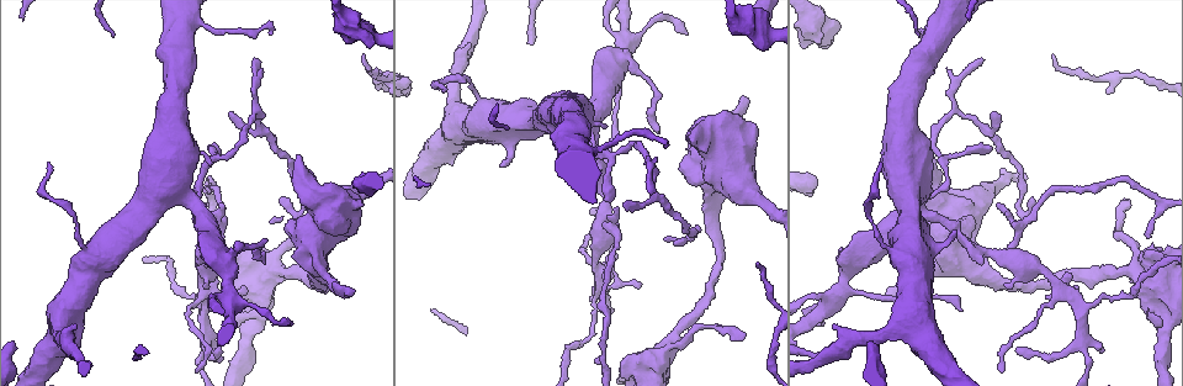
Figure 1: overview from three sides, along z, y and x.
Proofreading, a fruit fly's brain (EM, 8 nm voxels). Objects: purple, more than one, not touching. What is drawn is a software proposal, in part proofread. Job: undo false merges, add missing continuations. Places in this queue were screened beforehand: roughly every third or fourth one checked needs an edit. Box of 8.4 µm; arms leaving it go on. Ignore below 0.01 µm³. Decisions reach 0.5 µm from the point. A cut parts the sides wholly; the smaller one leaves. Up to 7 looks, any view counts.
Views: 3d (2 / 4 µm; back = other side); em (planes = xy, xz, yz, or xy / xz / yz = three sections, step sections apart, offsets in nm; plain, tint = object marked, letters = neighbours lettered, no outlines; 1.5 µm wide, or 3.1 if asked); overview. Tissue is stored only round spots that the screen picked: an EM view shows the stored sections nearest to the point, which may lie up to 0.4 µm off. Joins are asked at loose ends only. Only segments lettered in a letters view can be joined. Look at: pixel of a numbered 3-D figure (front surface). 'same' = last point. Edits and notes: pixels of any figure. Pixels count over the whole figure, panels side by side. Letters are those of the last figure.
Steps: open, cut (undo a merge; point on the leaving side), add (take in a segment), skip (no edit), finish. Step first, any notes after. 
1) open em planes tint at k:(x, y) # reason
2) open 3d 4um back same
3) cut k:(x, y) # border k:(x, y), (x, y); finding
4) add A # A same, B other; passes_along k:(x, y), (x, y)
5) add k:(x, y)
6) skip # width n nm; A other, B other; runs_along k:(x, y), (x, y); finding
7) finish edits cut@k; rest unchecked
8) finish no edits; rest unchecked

open 3d 2um at 1:(262, 243) # abrupt turn

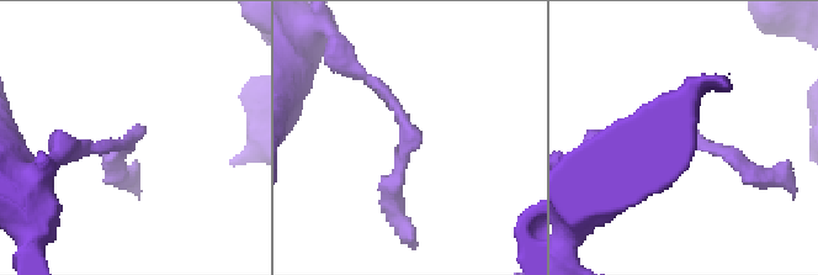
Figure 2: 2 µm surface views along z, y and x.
open em xy step 8 tint at 2:(132, 139)

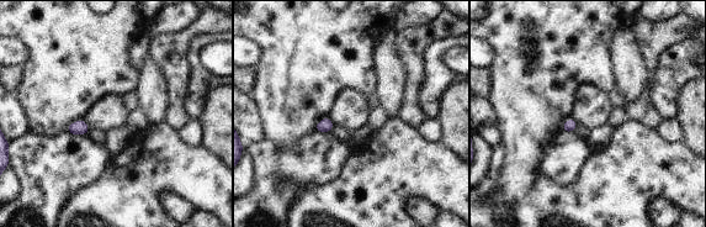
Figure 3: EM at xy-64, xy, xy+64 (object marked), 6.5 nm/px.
open em planes letters same # cut it another way

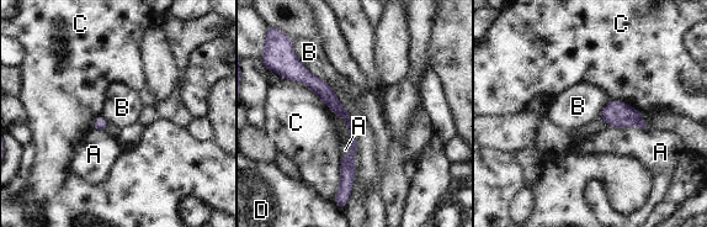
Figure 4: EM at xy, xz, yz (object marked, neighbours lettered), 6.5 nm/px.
skip # width 100 nm; A other, B other, C other, D other; border 4:(335, 115), (350, 136), (344, 157); continuous, no second cell

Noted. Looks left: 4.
open em planes letters at 1:(700, 232) # sharp bend

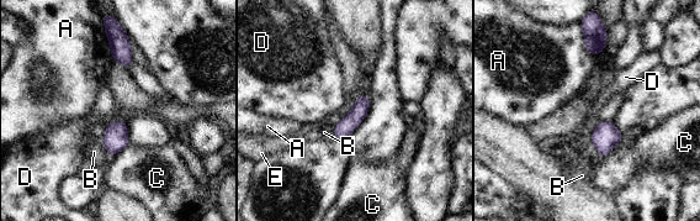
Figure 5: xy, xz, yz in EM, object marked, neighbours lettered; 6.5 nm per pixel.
skip # longest_contact C 200 nm; A other, B other, C other, D other, E other; border 5:(582, 32), (588, 52), (604, 50); all the same cell

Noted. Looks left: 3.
open em planes plain at 1:(264, 131)

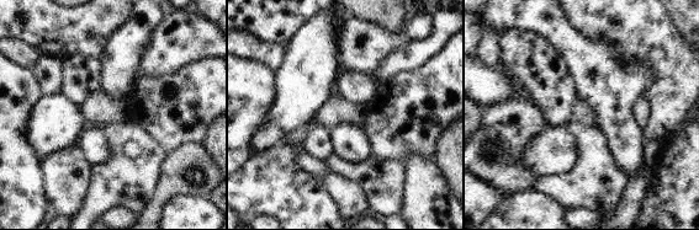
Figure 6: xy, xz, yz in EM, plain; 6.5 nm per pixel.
open em planes tint same # with the object marked

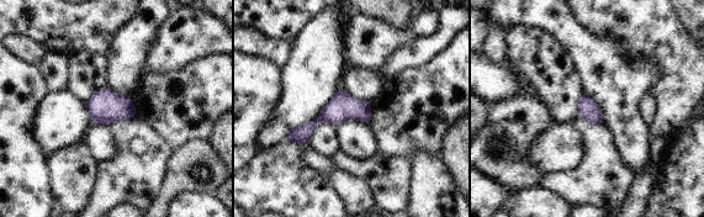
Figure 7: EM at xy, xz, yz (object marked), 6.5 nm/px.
open em planes letters same

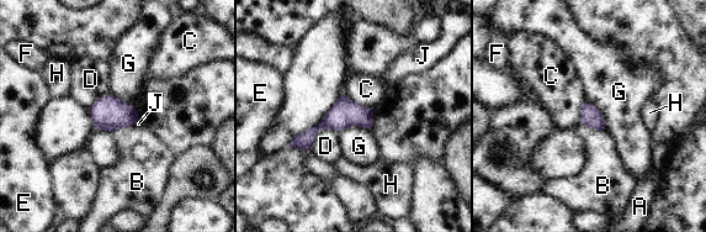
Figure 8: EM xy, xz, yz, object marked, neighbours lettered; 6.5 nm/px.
skip # width 130 nm; A other, B other, C other, D other, E other, F other, G other, H other, J other; runs_along 8:(370, 110), (343, 114), (291, 144); all the same cell

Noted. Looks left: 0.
finish no edits; rest unchecked

